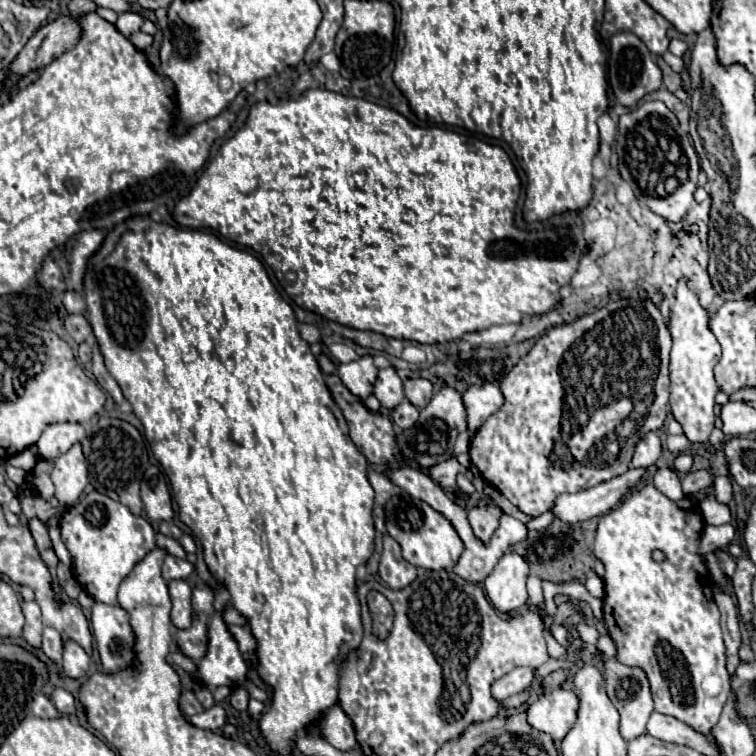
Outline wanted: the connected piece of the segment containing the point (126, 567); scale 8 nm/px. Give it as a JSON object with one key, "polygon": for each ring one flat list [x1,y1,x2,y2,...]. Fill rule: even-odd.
{"polygon":[[96,490,86,494,78,504,62,514,60,530,62,542,72,554,74,572,80,586,94,600,104,604,118,604,116,594,120,582,130,574,134,564,156,546,154,530,142,516,134,516,124,504]]}

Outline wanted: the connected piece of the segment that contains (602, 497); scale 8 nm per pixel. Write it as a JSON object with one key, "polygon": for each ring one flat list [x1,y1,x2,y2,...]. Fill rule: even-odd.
{"polygon":[[630,468,620,476,614,476,594,488,576,492,576,494,562,494,556,500,552,512,562,522,582,522,596,516,604,516,610,512,624,494,632,486,636,486,646,474,646,468]]}

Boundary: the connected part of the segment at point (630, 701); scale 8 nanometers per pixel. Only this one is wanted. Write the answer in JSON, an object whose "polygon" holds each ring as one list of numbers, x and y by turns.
{"polygon":[[608,658,608,660,604,660,604,680,606,680,608,698,620,714,622,738,628,742,628,740,634,740,634,738,646,734,646,722,648,722,650,714,654,712,654,702,650,696,650,686,648,686,646,674,640,668,624,666,616,658]]}

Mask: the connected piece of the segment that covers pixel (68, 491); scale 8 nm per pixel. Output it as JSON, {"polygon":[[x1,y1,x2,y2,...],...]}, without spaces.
{"polygon":[[74,444,66,454,56,458,52,482,56,486,54,496,58,498,62,508,72,506,80,498,84,486,88,484,88,470,80,444]]}

